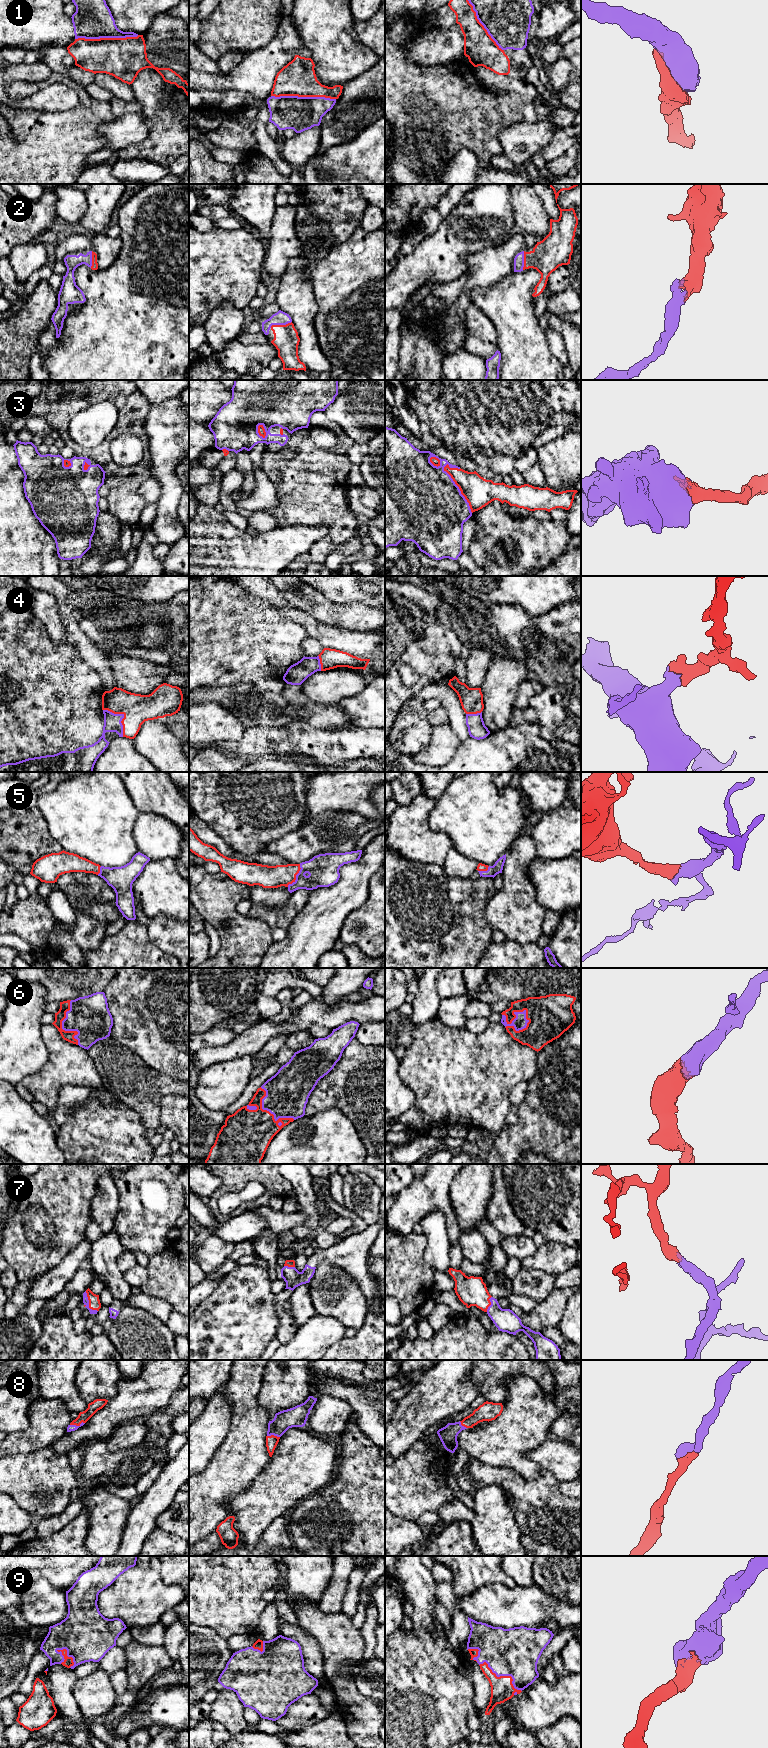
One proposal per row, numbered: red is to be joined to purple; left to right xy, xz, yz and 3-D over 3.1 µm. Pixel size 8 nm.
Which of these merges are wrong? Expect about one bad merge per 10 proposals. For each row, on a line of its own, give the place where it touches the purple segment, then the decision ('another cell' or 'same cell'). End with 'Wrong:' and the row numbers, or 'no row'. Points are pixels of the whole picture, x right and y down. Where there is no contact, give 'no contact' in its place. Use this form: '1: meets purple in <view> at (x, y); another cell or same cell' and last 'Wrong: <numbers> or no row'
1: meets purple in xz at (303, 97); same cell
2: meets purple in xz at (280, 324); same cell
3: meets purple in yz at (458, 488); same cell
4: meets purple in xy at (123, 716); same cell
5: meets purple in xz at (296, 876); same cell
6: meets purple in yz at (514, 1027); same cell
7: meets purple in xy at (88, 1303); same cell
8: meets purple in xy at (77, 1426); same cell
9: meets purple in yz at (503, 1675); same cell
Wrong: no row

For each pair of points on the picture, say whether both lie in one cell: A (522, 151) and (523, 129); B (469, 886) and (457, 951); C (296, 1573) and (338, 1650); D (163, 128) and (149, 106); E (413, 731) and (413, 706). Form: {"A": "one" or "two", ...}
{"A": "one", "B": "one", "C": "two", "D": "two", "E": "one"}

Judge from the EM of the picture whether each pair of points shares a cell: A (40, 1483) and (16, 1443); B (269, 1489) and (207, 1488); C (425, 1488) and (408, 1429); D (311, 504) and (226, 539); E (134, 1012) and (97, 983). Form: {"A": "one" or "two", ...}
{"A": "two", "B": "two", "C": "two", "D": "two", "E": "two"}

